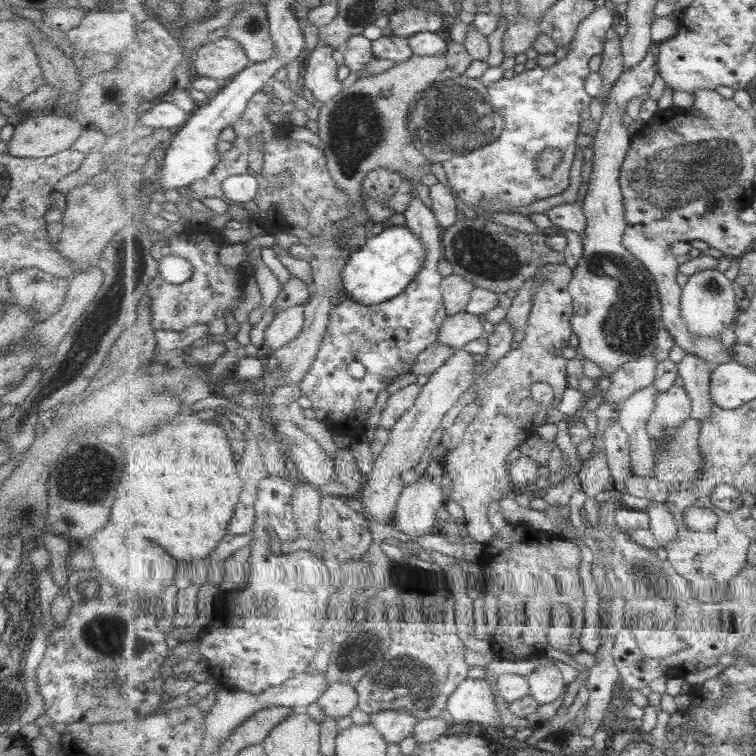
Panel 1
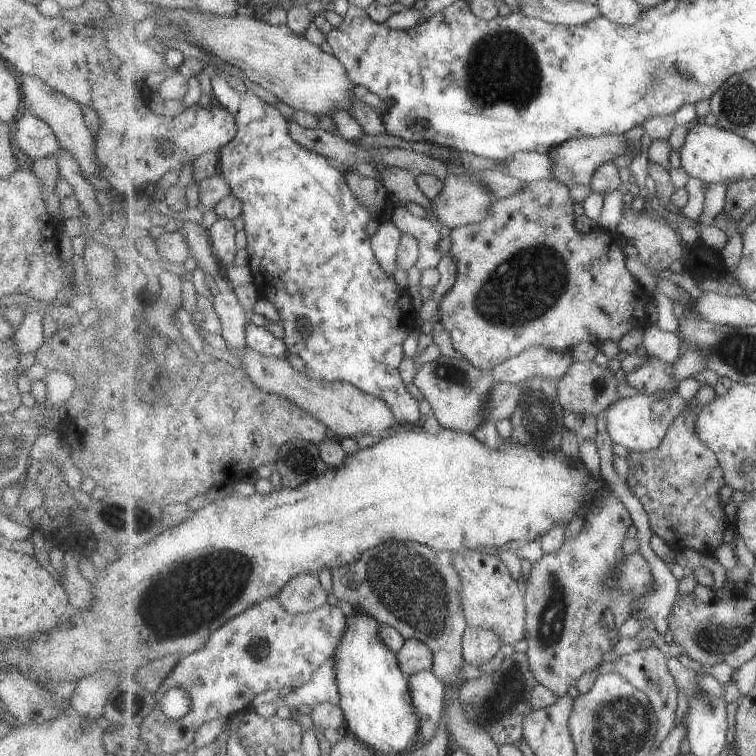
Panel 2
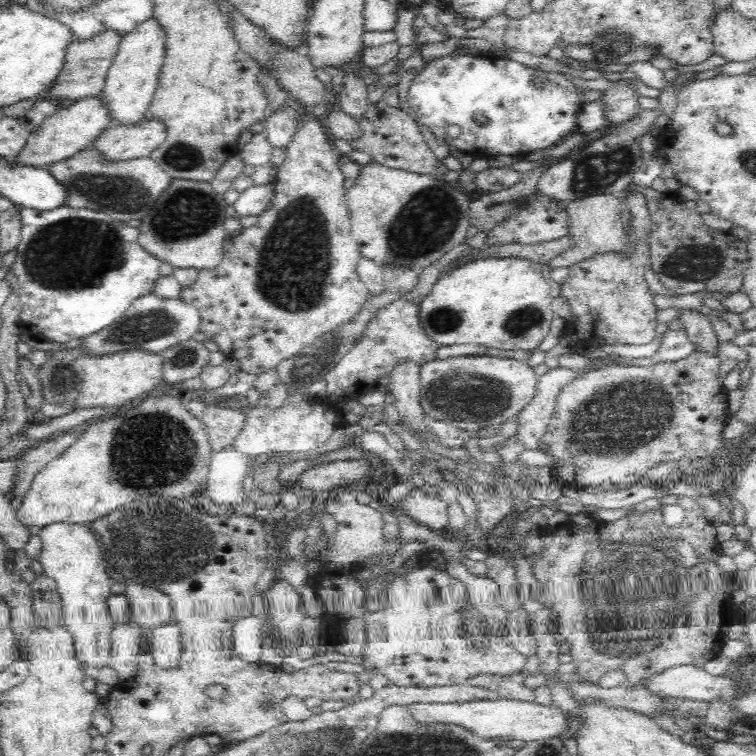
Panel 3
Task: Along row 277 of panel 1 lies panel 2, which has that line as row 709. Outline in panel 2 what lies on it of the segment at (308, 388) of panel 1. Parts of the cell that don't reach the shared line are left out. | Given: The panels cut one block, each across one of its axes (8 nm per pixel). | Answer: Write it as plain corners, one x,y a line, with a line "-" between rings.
432,669
416,672
408,679
413,706
421,718
419,740
417,745
413,746
413,750
417,750
429,744
437,734
444,715
446,684
440,677
435,676

